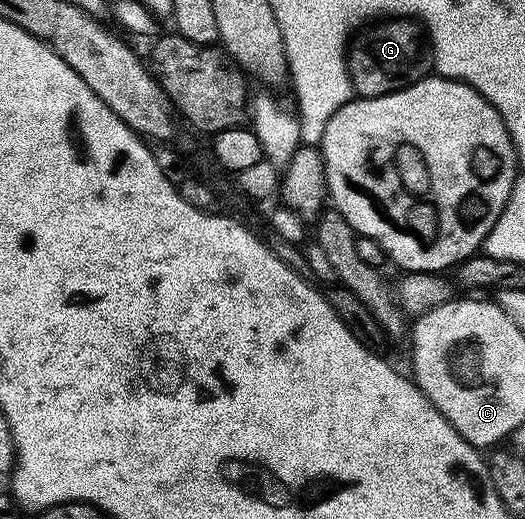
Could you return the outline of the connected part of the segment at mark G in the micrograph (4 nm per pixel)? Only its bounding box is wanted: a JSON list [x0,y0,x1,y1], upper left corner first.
[347,17,431,99]

